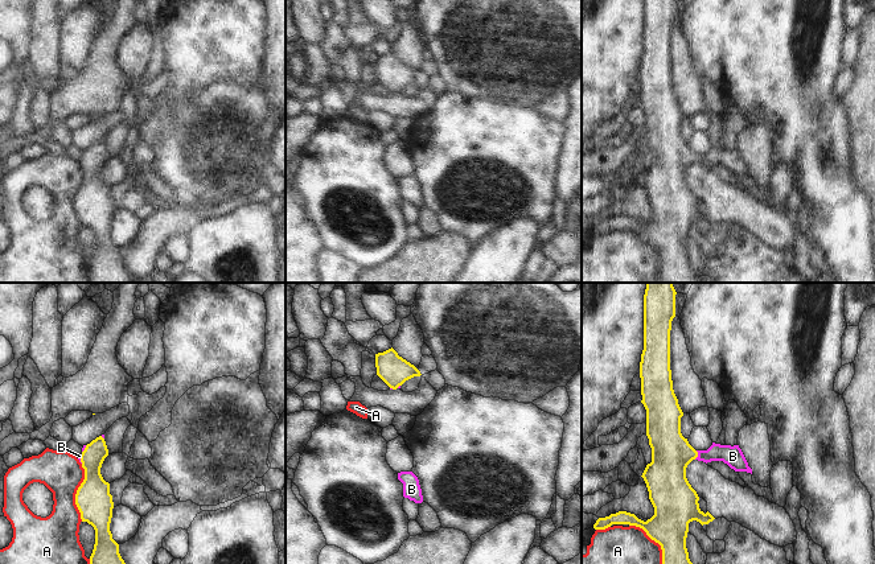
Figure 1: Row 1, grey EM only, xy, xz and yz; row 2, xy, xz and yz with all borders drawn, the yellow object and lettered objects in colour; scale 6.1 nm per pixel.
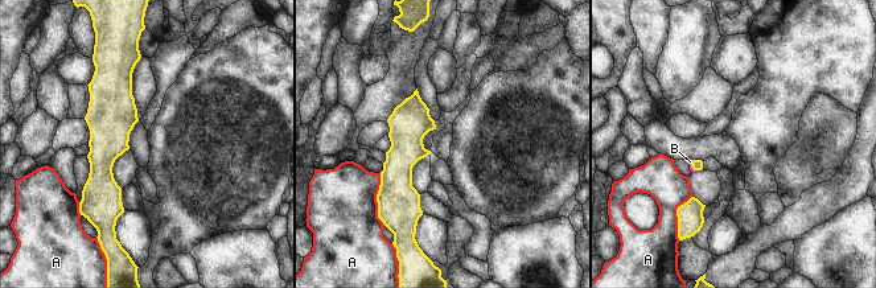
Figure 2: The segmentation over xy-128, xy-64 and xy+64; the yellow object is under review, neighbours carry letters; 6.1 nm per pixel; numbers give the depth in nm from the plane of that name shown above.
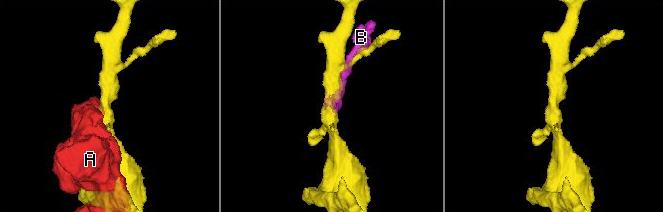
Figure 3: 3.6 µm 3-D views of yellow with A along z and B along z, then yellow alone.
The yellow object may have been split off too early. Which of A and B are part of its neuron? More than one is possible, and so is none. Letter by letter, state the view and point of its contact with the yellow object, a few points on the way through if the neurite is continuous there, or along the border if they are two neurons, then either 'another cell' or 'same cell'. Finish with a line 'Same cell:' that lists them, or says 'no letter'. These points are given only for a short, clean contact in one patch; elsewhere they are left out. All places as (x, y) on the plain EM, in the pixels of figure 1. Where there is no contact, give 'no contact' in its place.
A: yz (661, 251) | another cell
B: yz (697, 159) | across yz (665, 181), (687, 159), (697, 159), (732, 160) | same cell
Same cell: B

